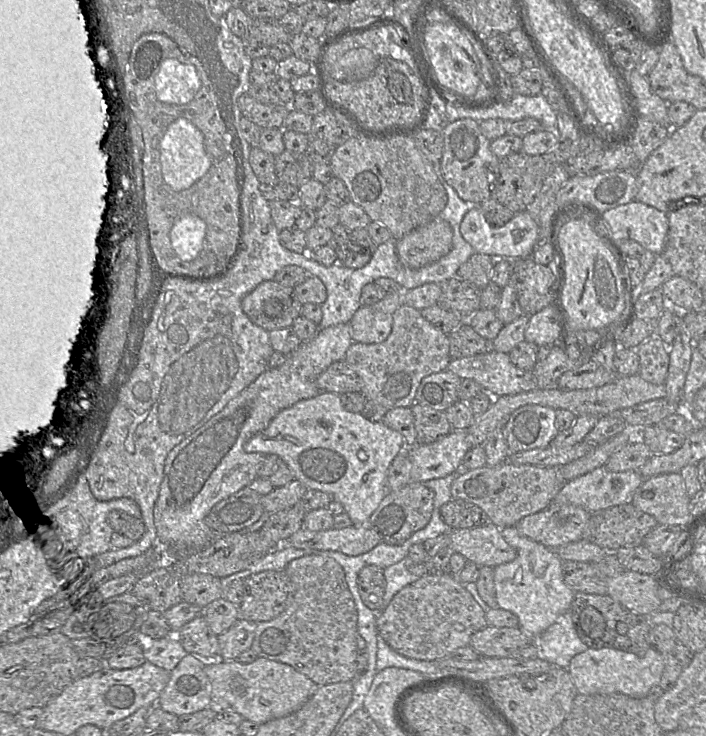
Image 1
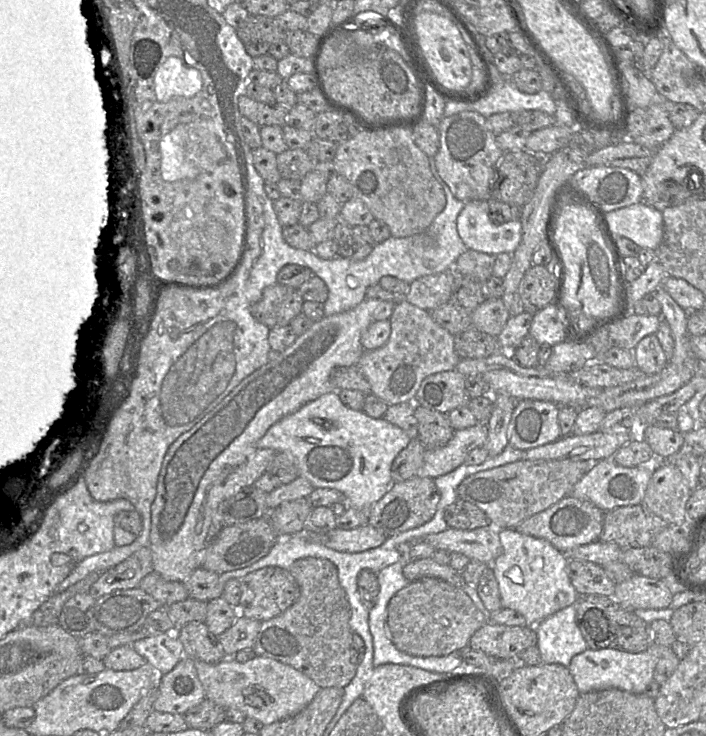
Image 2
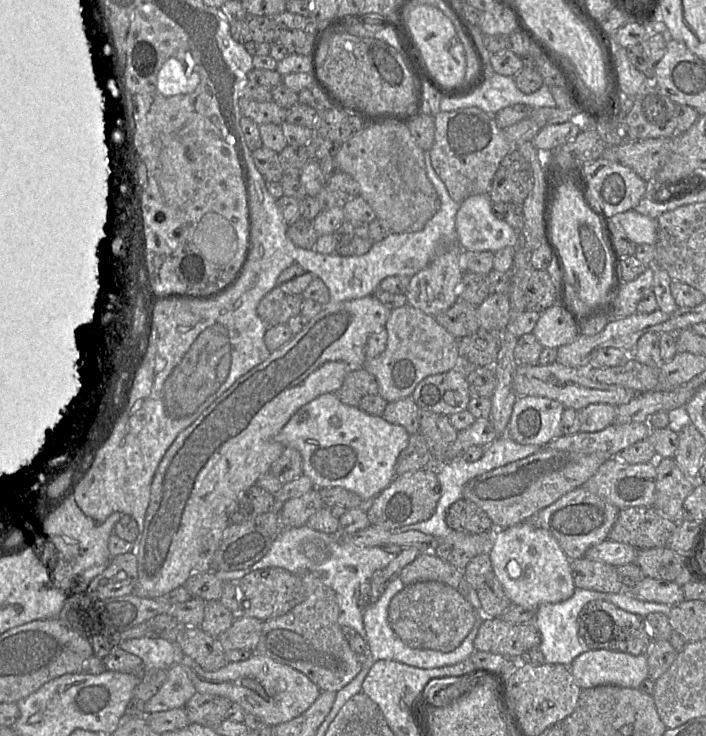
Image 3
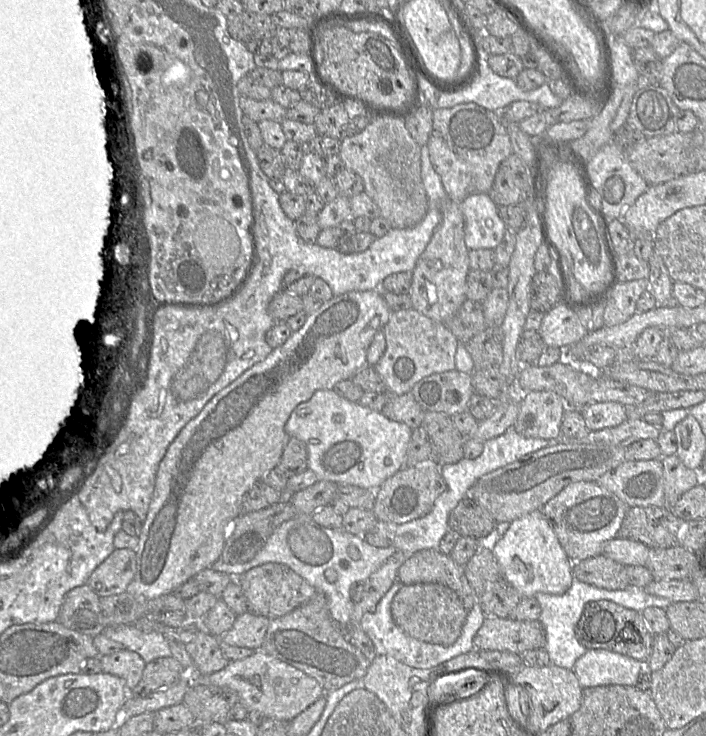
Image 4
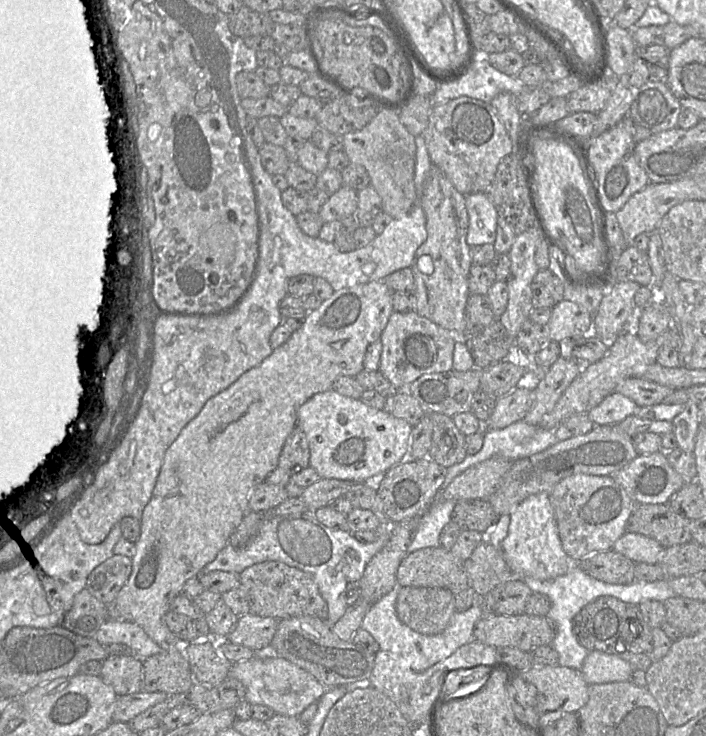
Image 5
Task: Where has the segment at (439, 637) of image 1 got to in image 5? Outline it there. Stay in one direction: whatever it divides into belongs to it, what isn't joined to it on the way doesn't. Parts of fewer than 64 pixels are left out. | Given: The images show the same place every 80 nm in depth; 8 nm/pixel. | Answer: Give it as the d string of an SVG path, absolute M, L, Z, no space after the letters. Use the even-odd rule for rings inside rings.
M400 587L396 613L401 622L424 635L443 632L456 612L452 592L444 588Z

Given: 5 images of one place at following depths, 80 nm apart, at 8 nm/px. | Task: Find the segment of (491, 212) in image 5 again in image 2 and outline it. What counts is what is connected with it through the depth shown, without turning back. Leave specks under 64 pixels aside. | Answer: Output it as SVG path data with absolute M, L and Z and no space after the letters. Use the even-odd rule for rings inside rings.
M486 200L466 202L457 216L456 226L467 249L493 256L512 254L521 240L520 221L495 224L489 217Z

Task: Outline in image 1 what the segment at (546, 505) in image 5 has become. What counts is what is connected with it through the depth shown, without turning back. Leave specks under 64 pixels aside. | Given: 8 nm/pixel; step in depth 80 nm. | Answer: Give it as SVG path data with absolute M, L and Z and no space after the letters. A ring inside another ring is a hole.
M515 526L501 528L500 533L516 549L517 556L513 561L494 568L498 607L514 613L519 619L519 627L536 637L570 610L575 592L565 584L563 560L554 550L520 534Z

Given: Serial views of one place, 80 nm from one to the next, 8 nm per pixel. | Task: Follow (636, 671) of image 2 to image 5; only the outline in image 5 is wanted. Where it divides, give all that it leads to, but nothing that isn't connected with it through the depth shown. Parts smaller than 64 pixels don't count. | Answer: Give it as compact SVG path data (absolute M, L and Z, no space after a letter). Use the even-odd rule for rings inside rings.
M589 651L583 661L581 674L588 685L628 680L632 666L617 655Z

